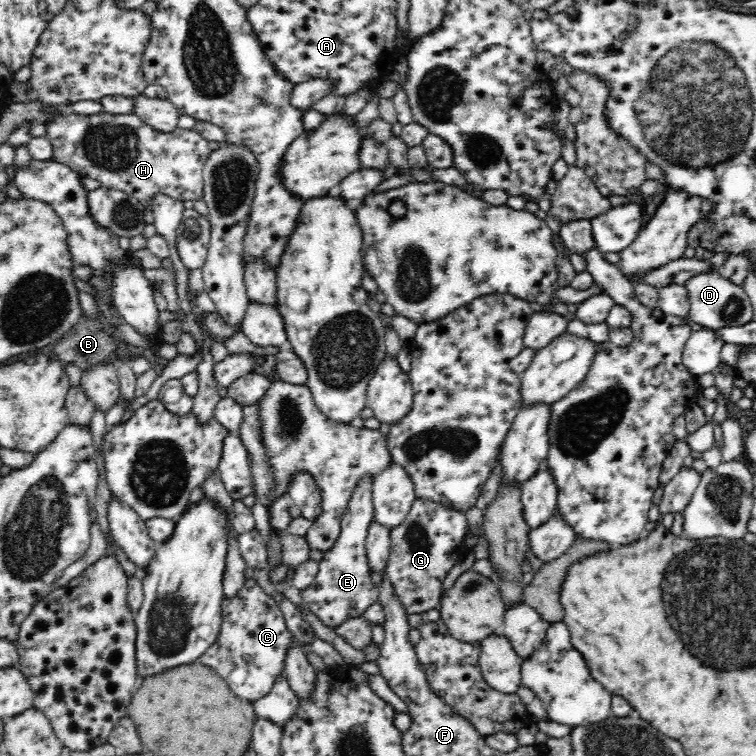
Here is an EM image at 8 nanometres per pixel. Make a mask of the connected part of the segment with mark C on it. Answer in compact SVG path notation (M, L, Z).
M250 579L232 598L222 602L222 624L217 640L198 662L221 676L240 699L254 703L272 692L276 680L285 674L289 651L297 647L306 656L312 652L308 643L292 635L277 600L270 597L256 580Z

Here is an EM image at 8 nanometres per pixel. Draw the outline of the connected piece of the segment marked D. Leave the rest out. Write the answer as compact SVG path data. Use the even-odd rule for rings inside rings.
M708 272L692 276L685 287L689 292L689 316L688 320L695 328L706 330L720 330L728 326L746 326L752 321L754 308L750 296L744 291L740 283L730 281L722 276L720 272Z

